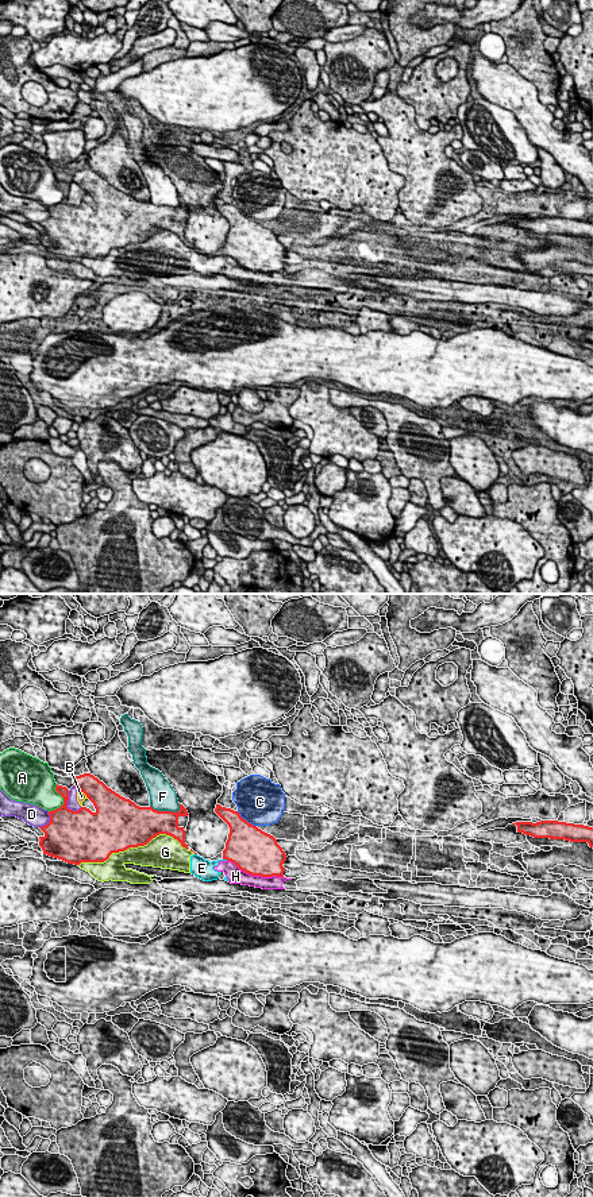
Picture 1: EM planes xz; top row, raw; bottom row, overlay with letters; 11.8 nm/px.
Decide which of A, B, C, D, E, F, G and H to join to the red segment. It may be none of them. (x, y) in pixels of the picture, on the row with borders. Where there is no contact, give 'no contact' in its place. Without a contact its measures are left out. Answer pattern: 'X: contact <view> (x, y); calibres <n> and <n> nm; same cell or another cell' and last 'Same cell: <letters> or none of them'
A: contact xz (64, 800); calibres 320 and 280 nm; another cell
B: contact xz (83, 791); calibres 280 and 120 nm; another cell
C: contact xz (245, 819); calibres 420 and 500 nm; another cell
D: contact xz (66, 804); calibres 400 and 130 nm; another cell
E: contact xz (226, 858); calibres 440 and 140 nm; another cell
F: contact xz (165, 811); calibres 360 and 320 nm; another cell
G: contact xz (133, 846); calibres 500 and 280 nm; another cell
H: contact xz (255, 875); calibres 500 and 190 nm; another cell
Same cell: none of them

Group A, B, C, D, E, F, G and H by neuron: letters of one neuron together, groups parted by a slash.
A / B D / C / E G H / F

